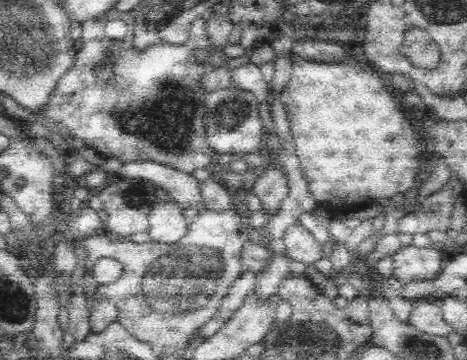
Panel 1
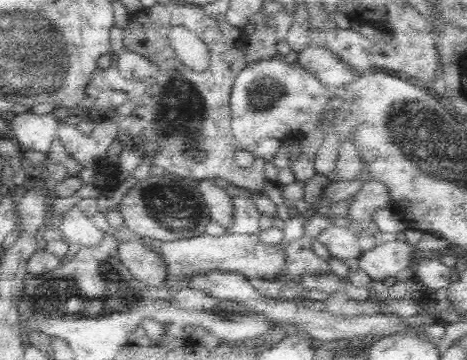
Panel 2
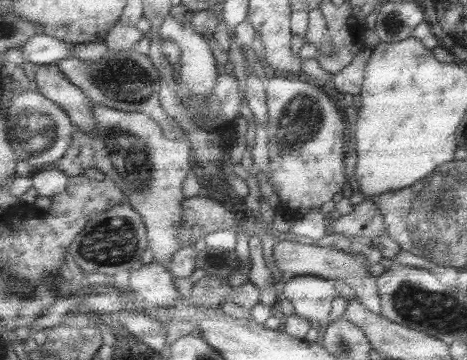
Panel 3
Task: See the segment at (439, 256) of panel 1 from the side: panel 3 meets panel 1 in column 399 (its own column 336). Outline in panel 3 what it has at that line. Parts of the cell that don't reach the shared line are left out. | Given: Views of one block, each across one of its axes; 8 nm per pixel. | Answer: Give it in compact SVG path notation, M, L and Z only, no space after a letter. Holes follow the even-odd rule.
M283 238L275 240L275 246L271 250L271 258L273 258L273 266L285 276L285 278L297 278L297 276L313 276L313 278L321 278L321 280L329 280L329 282L343 282L347 284L353 294L357 296L357 302L361 306L365 306L365 310L381 316L381 298L377 294L375 288L375 278L371 278L365 272L367 262L363 258L349 256L349 254L341 254L335 252L333 248L319 248L315 246L307 246L307 244L295 244L295 242L287 242Z

